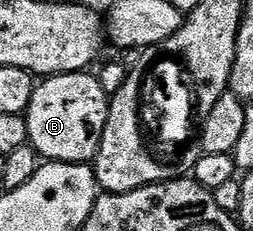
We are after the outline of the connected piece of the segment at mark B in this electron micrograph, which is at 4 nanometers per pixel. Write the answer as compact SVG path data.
M93 72L57 73L54 77L39 80L34 86L32 103L25 111L28 123L29 144L33 145L39 158L51 161L72 161L75 163L90 163L98 155L98 148L104 135L104 127L110 110L110 97L104 87L98 82Z

